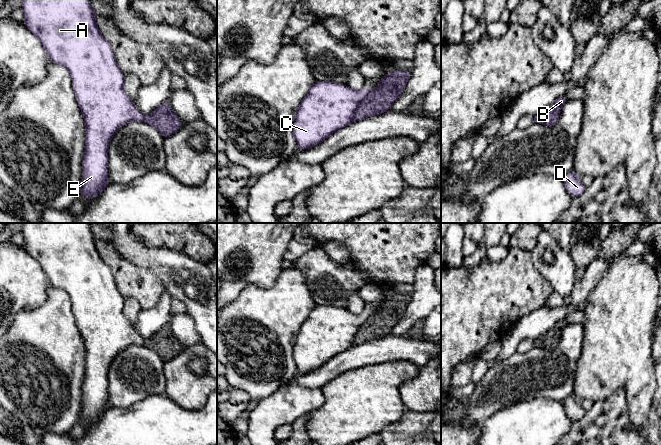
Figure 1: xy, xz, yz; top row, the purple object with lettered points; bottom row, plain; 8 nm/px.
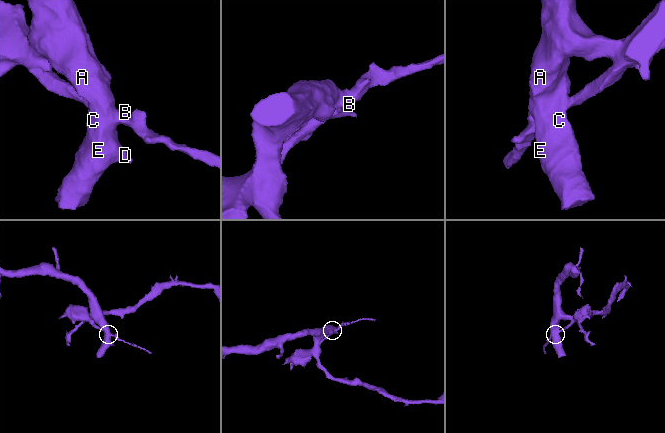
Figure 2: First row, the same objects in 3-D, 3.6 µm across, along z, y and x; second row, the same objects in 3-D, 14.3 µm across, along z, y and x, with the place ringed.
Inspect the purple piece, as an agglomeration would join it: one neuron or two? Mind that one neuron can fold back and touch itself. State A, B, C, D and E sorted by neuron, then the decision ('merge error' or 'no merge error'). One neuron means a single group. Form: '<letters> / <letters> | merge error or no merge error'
A C D E / B | merge error

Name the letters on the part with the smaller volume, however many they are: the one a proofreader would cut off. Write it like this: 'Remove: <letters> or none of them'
Remove: B

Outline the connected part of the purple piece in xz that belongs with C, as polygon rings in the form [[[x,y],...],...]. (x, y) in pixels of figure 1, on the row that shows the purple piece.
[[[317,81],[302,99],[296,112],[293,135],[299,150],[322,143],[353,121],[358,105],[370,90],[353,90],[331,81]]]

